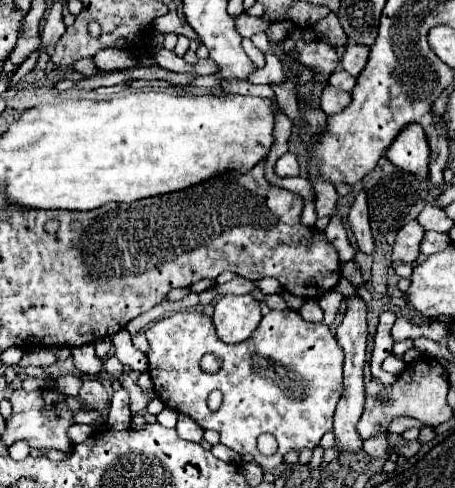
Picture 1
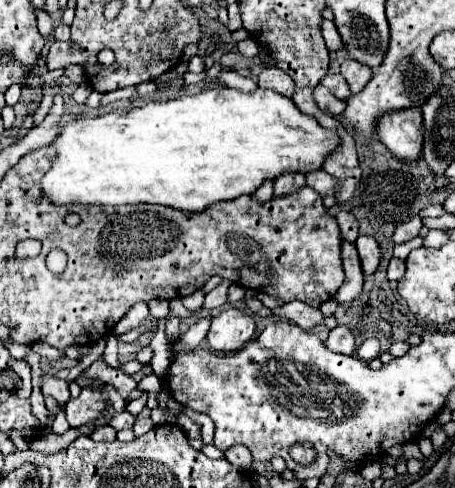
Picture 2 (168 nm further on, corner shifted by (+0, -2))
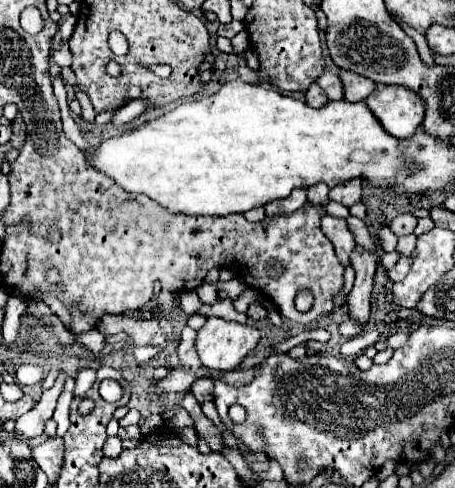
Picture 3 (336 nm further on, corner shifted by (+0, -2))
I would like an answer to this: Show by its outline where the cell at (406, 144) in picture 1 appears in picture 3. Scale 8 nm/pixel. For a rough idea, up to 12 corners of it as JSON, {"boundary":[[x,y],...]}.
{"boundary":[[378,84],[366,104],[396,138],[424,120],[410,88]]}

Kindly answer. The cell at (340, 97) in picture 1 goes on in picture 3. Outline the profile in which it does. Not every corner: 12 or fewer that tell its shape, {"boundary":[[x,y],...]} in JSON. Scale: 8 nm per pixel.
{"boundary":[[312,84],[304,102],[312,108],[320,108],[328,102],[324,90]]}

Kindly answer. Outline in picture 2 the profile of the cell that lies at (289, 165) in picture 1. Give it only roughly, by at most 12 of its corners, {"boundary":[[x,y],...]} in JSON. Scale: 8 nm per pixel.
{"boundary":[[284,172],[274,180],[274,196],[306,186],[300,172]]}

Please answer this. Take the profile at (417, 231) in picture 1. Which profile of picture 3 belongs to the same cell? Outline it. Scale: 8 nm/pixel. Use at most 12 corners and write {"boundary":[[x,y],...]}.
{"boundary":[[412,214],[396,216],[390,230],[396,236],[412,234],[416,218]]}

